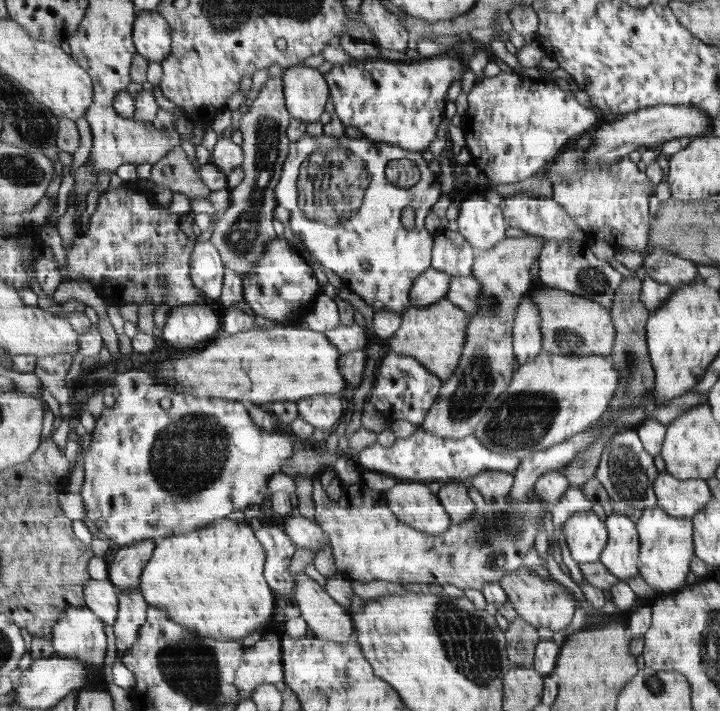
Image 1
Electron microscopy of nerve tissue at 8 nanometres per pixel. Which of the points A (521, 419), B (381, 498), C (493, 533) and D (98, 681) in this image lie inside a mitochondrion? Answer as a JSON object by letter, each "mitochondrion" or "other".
{"A":"mitochondrion","B":"other","C":"mitochondrion","D":"other"}

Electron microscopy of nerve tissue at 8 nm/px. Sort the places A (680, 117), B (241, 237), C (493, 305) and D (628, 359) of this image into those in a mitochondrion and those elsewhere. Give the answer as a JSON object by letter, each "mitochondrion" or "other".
{"A":"other","B":"mitochondrion","C":"mitochondrion","D":"mitochondrion"}

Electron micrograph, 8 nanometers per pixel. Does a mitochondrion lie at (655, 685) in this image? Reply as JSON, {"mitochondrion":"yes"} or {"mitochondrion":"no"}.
{"mitochondrion":"yes"}

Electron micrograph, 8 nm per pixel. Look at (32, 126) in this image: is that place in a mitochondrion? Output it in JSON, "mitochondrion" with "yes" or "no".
{"mitochondrion":"yes"}

